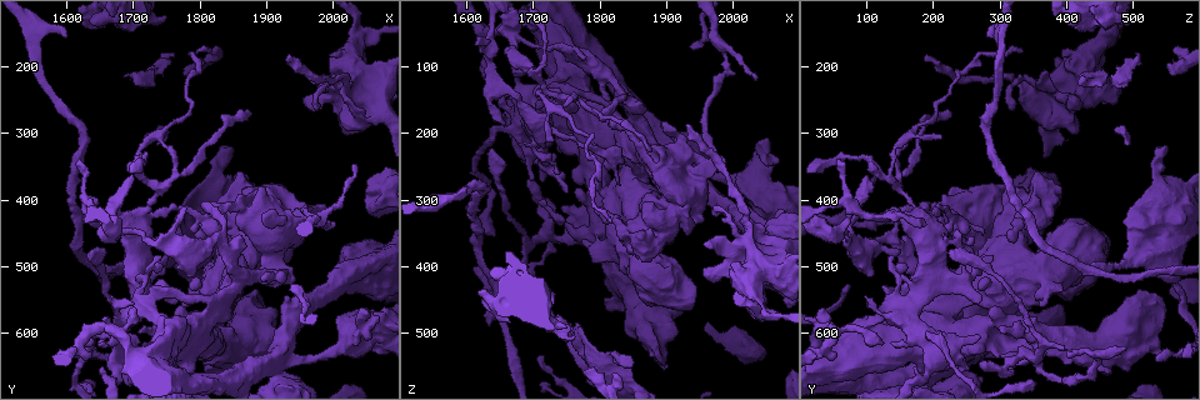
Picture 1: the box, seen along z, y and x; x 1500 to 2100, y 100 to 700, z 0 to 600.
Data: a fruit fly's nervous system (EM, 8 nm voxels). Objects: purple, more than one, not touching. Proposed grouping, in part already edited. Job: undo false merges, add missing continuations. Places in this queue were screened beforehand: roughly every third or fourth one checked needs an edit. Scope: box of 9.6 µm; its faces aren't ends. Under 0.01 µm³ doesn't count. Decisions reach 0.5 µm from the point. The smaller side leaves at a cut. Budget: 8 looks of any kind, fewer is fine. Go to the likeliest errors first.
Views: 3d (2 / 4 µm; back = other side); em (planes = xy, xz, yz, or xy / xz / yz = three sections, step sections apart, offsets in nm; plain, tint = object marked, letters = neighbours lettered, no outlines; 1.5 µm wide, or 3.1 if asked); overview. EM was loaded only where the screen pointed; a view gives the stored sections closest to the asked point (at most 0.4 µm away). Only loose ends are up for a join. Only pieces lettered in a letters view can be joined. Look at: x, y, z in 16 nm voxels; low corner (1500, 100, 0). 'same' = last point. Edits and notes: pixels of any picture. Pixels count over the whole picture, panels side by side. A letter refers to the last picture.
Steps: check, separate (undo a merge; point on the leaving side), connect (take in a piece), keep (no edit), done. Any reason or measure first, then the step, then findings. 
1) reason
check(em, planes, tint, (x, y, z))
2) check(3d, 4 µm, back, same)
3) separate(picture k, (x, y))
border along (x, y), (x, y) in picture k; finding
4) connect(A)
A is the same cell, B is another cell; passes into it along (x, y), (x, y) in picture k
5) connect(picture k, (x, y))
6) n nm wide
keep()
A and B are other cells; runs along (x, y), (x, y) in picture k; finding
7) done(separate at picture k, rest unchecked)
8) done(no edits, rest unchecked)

sharp bend
check(3d, 4 µm, (1960, 430, 250))

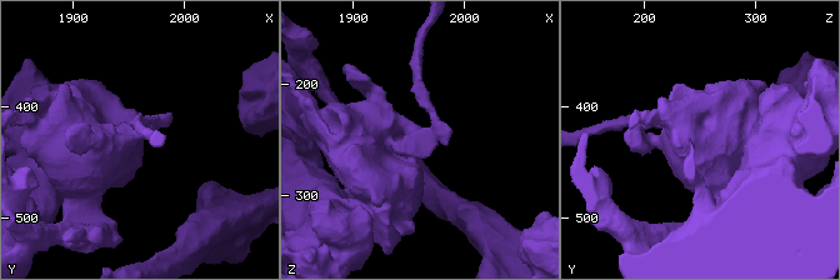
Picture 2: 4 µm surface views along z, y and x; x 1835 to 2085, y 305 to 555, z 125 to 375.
need the tissue
check(em, yz, step 4, letters, (1960, 426, 250))

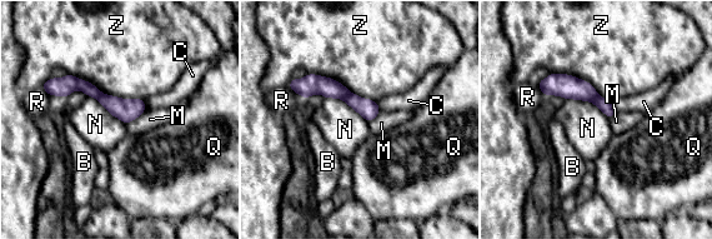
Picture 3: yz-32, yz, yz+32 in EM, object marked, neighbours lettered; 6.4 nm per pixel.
another direction
check(em, xy, step 8, letters, same)

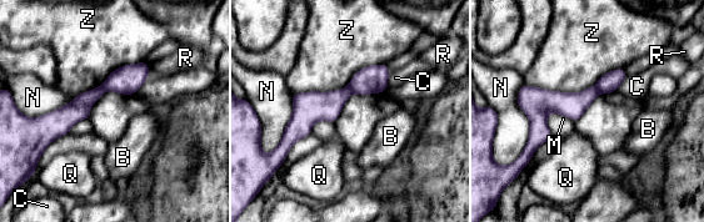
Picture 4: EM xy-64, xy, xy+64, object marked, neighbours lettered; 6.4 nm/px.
Z touches over 650 nm
separate(picture 4, (373, 79))
B, C, M, N, Q, R and Z are other cells; a second neuron is stuck on

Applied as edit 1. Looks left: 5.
see it whole again
check(overview)

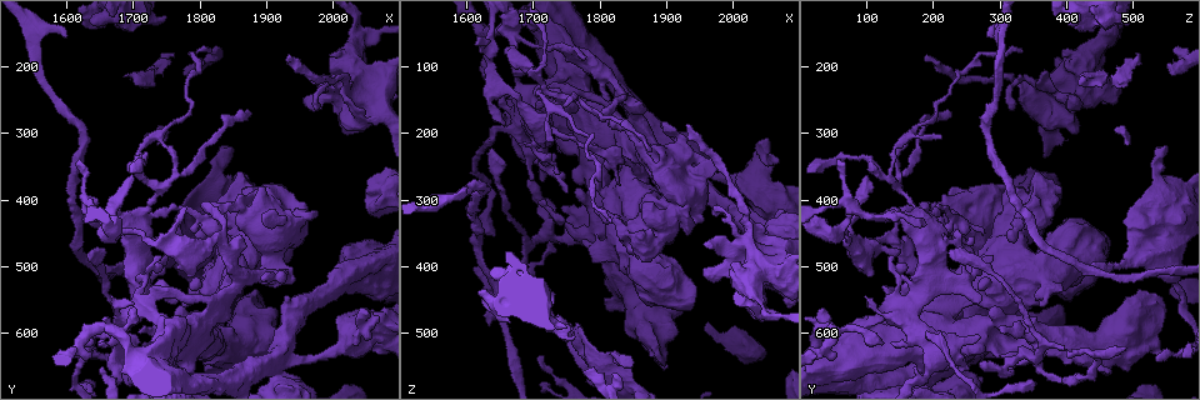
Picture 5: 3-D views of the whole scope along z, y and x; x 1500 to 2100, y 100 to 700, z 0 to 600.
branch stops here
check(em, planes, tint, (1605, 155, 285))

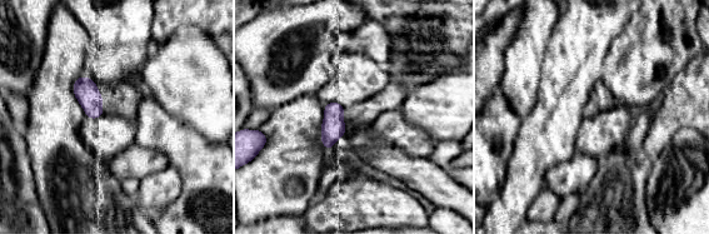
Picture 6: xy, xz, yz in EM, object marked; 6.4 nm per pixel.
check(em, planes, letters, same)

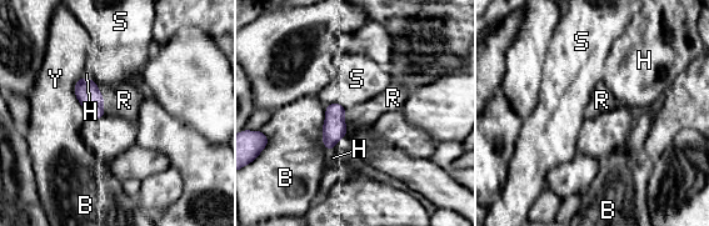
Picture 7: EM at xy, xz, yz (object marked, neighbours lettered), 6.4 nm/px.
connect(R)
R is the same cell, B, H, S and Y are other cells; passes into it along (86, 91), (103, 100), (124, 100) in picture 7; the neuron continues

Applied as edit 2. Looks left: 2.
done(separate at picture 4, connect at picture 7, rest unchecked)

